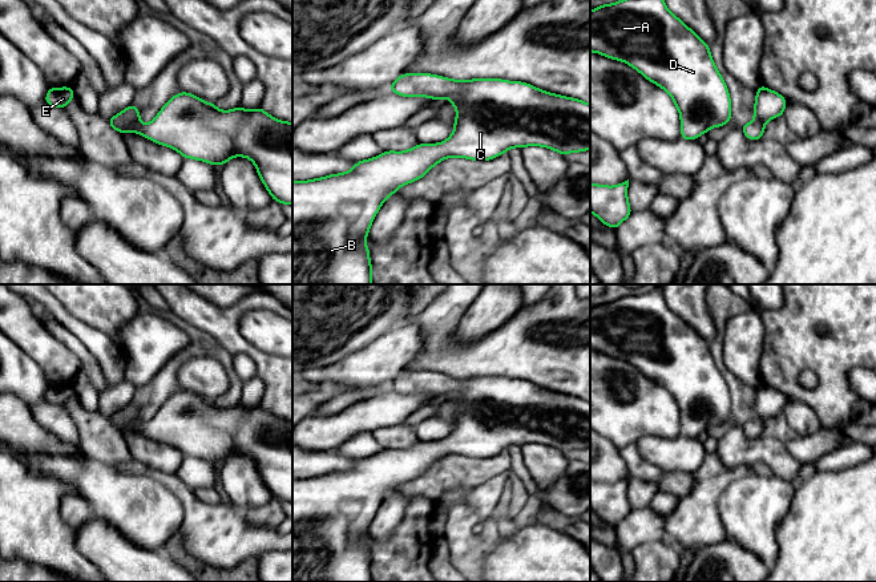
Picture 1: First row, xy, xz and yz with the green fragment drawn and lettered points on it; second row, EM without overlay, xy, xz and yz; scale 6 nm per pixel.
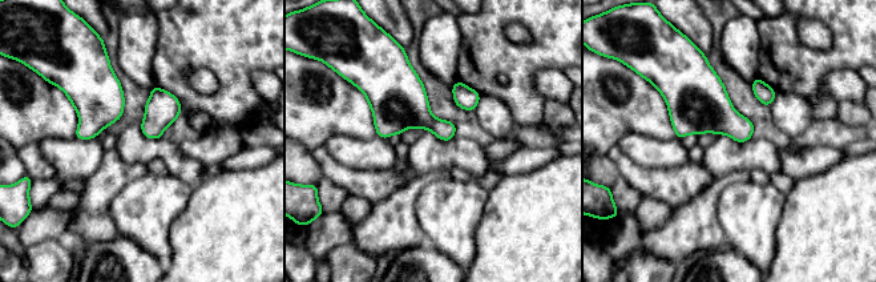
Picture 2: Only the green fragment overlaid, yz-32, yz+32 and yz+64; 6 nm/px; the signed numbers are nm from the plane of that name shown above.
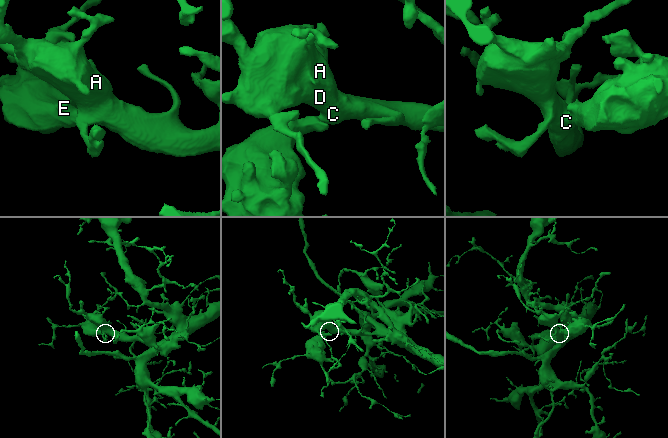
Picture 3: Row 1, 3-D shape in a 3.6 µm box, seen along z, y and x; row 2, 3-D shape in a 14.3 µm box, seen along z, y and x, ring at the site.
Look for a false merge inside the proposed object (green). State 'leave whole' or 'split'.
leave whole

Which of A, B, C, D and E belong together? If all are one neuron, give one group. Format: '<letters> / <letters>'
A B C D E

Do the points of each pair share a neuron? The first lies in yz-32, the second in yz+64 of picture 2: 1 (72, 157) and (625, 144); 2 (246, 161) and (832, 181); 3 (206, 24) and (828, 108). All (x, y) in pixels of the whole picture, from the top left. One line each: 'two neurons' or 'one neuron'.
1: one neuron
2: two neurons
3: one neuron

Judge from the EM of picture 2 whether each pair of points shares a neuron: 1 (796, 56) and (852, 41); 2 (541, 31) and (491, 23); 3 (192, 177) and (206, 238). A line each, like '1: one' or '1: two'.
1: one
2: one
3: two

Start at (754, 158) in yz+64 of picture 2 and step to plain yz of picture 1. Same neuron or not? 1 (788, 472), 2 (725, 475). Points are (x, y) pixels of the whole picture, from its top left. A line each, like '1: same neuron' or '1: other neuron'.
1: same neuron
2: other neuron

